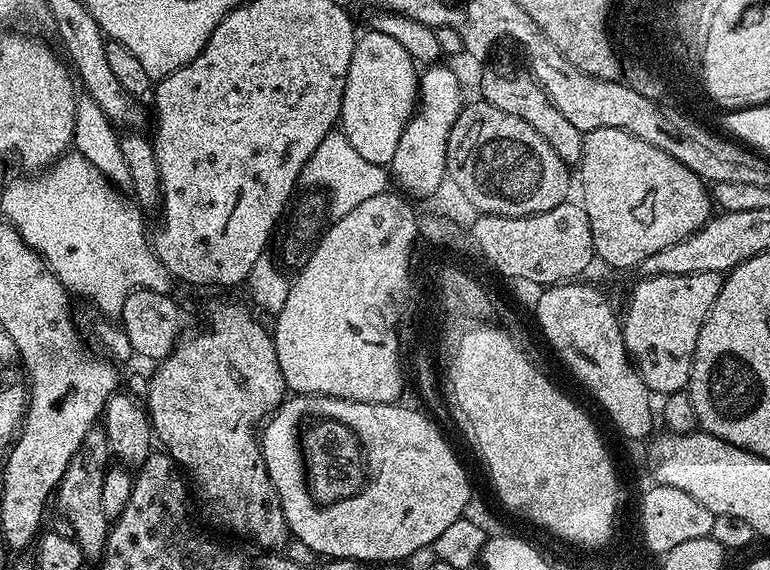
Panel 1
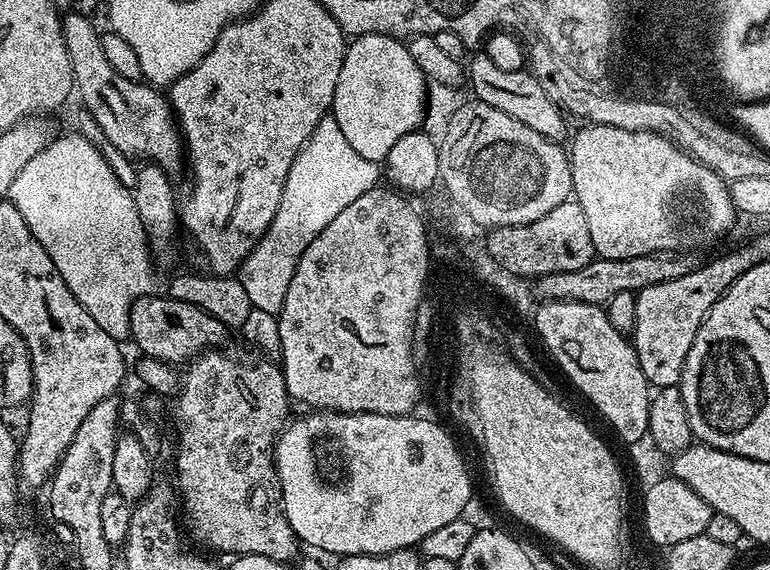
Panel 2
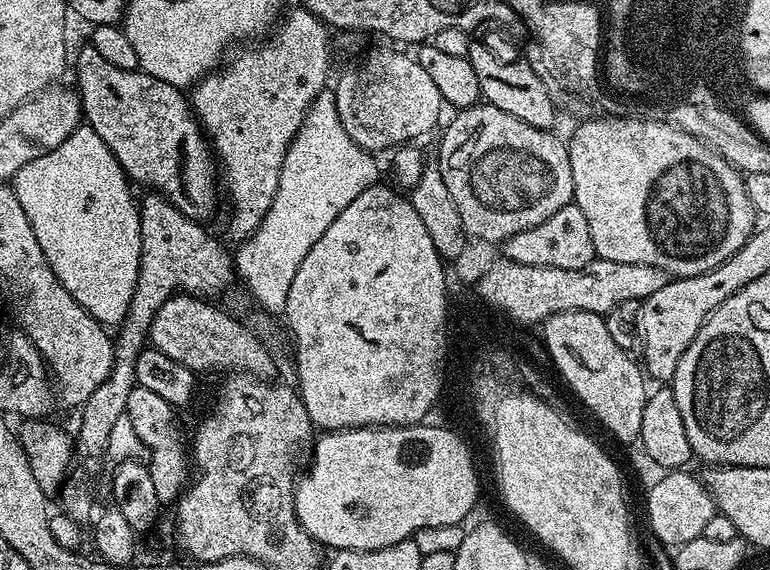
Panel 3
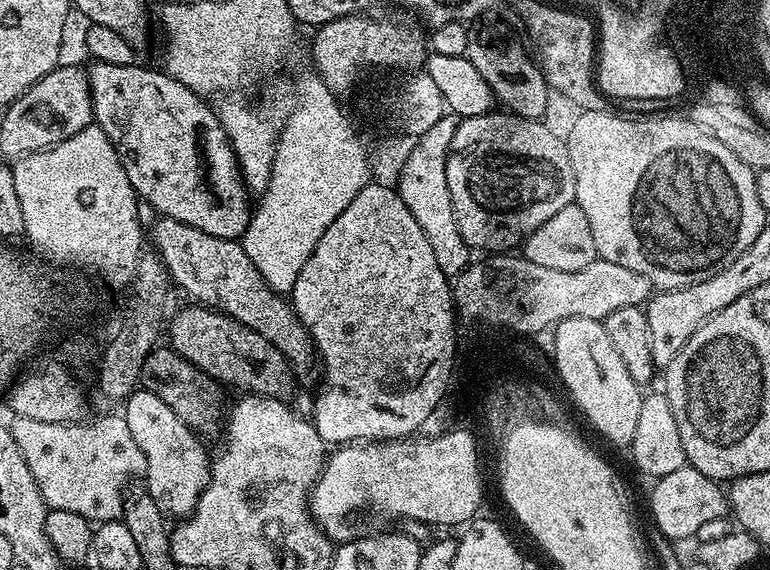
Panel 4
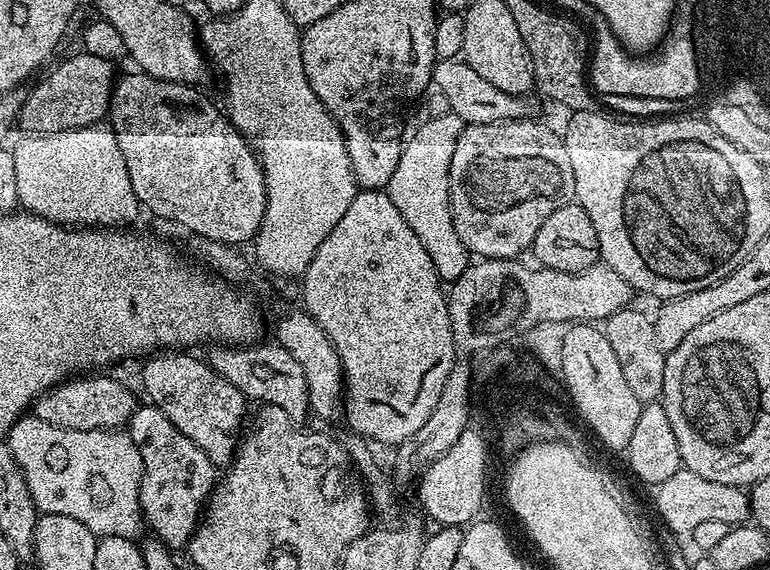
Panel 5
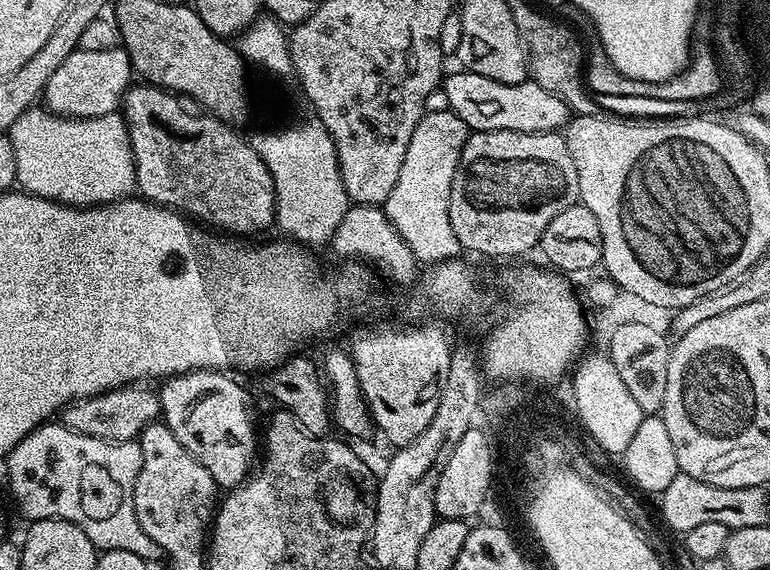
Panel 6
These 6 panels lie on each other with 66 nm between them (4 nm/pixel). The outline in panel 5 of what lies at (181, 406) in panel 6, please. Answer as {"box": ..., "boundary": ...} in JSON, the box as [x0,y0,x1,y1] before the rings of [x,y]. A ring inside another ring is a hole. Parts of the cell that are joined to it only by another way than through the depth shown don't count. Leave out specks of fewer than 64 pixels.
{"box":[144,350,246,466],"boundary":[[[168,350],[145,359],[148,361],[144,364],[144,392],[152,399],[149,400],[151,407],[160,408],[162,414],[166,414],[166,418],[170,418],[170,422],[174,422],[174,426],[178,426],[178,430],[182,430],[182,434],[186,434],[186,438],[190,438],[190,442],[194,442],[194,446],[198,446],[198,450],[210,458],[212,465],[227,466],[236,458],[238,441],[242,436],[240,423],[244,420],[246,397],[240,393],[238,386],[230,386],[230,382],[226,382],[226,378],[222,378],[222,374],[214,371],[201,357],[199,360],[192,355],[196,354]]]}

